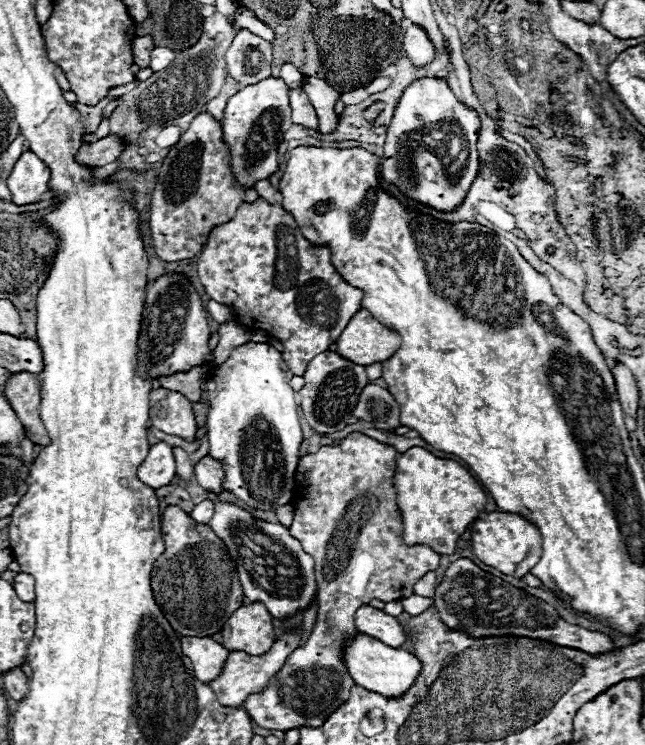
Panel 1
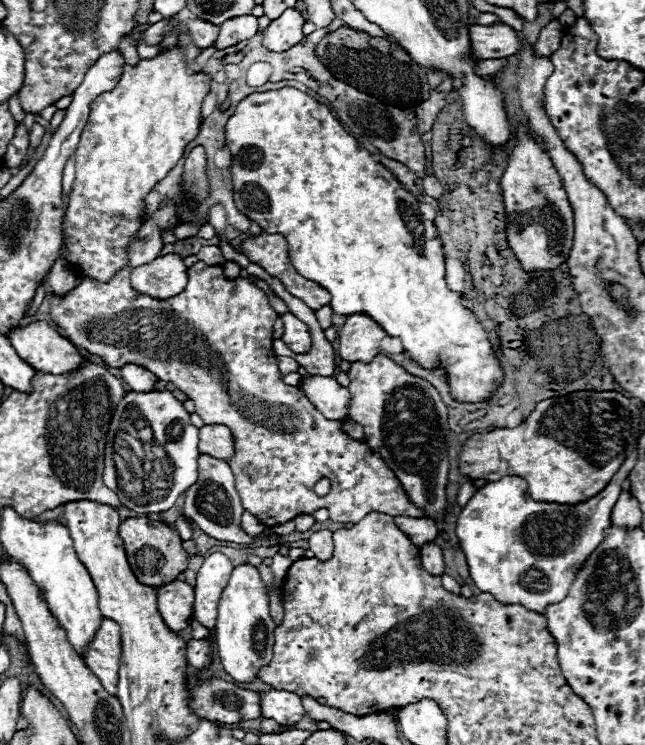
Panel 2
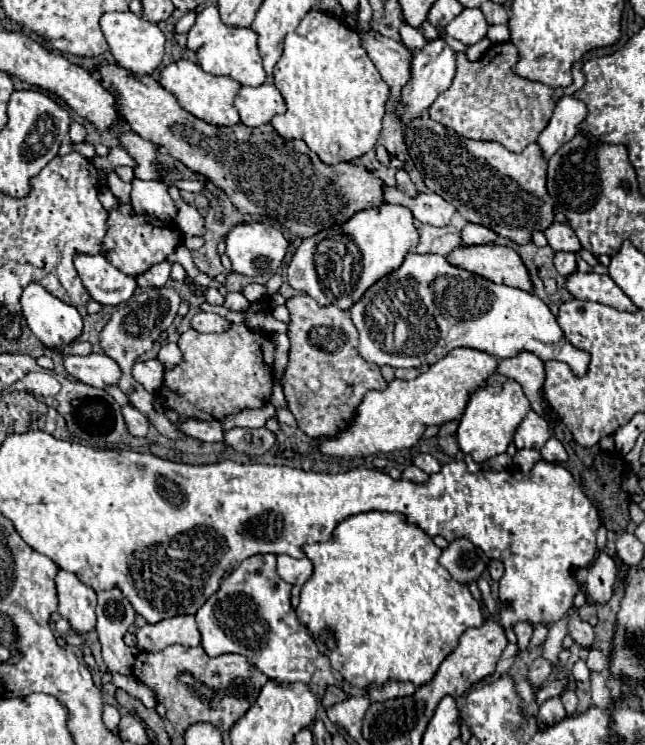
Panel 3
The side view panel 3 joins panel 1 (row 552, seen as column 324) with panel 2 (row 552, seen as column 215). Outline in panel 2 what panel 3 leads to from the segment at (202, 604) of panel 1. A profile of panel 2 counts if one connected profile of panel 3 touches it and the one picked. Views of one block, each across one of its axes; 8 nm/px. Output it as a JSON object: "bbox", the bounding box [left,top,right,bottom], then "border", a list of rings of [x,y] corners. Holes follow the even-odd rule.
{"bbox":[120,518,188,588],"border":[[[126,518],[120,524],[120,536],[124,542],[128,564],[134,570],[138,582],[158,588],[162,584],[172,582],[182,570],[186,570],[188,556],[182,548],[182,540],[178,532],[168,524],[158,520],[148,520],[148,518]]]}

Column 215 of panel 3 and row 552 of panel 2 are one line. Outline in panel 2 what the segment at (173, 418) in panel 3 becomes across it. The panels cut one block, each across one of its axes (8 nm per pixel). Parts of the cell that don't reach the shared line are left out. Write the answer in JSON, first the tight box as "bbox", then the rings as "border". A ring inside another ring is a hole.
{"bbox":[420,542,444,576],"border":[[[428,542],[420,548],[420,556],[422,556],[422,564],[430,574],[442,576],[444,574],[444,556],[442,556],[442,548],[434,542]]]}

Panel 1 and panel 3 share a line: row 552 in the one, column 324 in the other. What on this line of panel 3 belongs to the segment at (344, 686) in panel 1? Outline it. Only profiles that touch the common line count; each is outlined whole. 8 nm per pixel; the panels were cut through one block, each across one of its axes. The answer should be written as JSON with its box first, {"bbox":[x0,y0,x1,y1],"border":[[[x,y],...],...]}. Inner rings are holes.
{"bbox":[284,294,386,438],"border":[[[300,294],[286,302],[290,310],[290,362],[284,374],[284,396],[288,400],[288,410],[296,416],[298,428],[304,430],[312,438],[334,438],[340,430],[348,428],[356,416],[356,408],[362,398],[370,390],[384,390],[386,382],[380,374],[380,368],[366,362],[358,354],[358,330],[352,324],[352,318],[346,310],[338,310],[336,306],[318,306],[314,298]]]}

